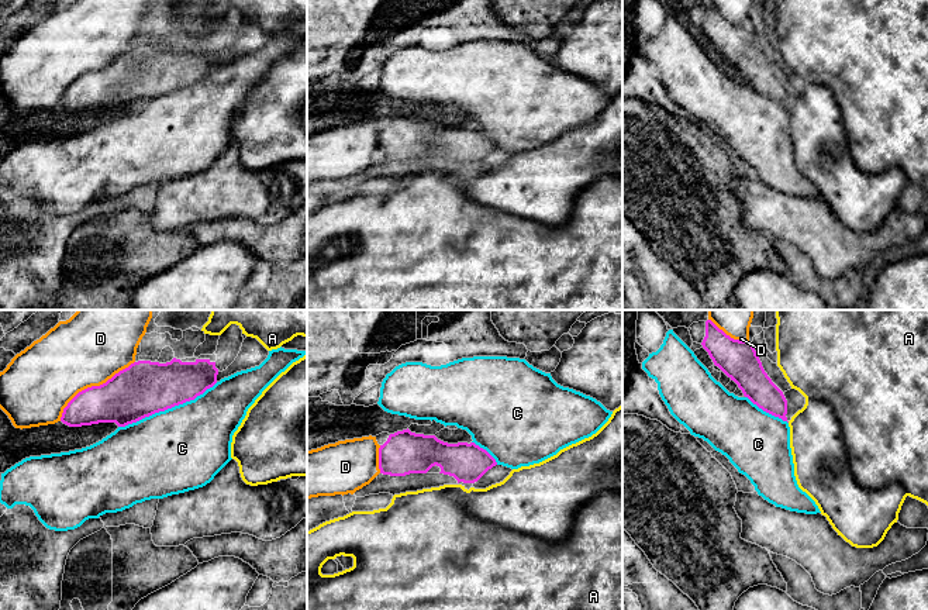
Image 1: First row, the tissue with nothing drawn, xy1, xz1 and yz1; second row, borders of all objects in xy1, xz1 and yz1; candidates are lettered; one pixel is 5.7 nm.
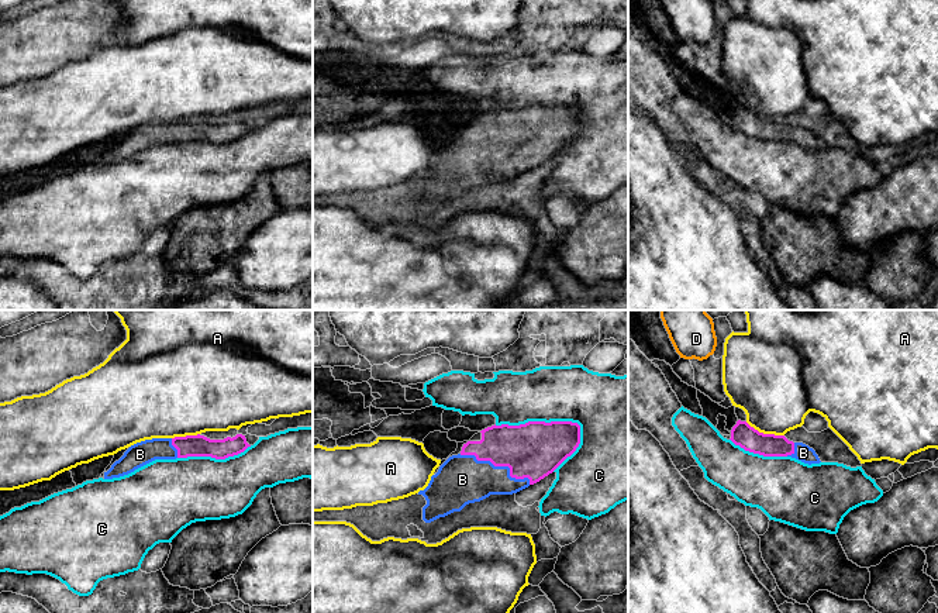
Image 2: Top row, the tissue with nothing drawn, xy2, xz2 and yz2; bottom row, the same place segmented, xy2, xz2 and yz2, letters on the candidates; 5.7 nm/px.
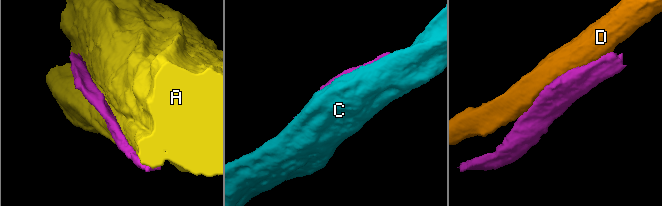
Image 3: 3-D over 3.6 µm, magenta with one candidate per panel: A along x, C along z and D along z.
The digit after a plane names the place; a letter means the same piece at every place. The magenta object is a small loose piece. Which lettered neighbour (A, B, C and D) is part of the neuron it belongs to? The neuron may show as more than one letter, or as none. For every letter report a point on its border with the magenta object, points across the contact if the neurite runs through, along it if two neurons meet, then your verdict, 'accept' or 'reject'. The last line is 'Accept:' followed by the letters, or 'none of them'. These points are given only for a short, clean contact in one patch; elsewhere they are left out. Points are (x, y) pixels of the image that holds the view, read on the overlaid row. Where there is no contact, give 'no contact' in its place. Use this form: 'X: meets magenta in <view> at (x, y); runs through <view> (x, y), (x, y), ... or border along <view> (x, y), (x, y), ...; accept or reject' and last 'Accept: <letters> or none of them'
A: meets magenta in yz2 at (765, 434); reject
B: meets magenta in xz2 at (499, 465); runs through xz2 (534, 450), (499, 465), (485, 467), (462, 479); accept
C: meets magenta in xz2 at (544, 422); reject
D: meets magenta in xy1 at (92, 386); reject
Accept: B

